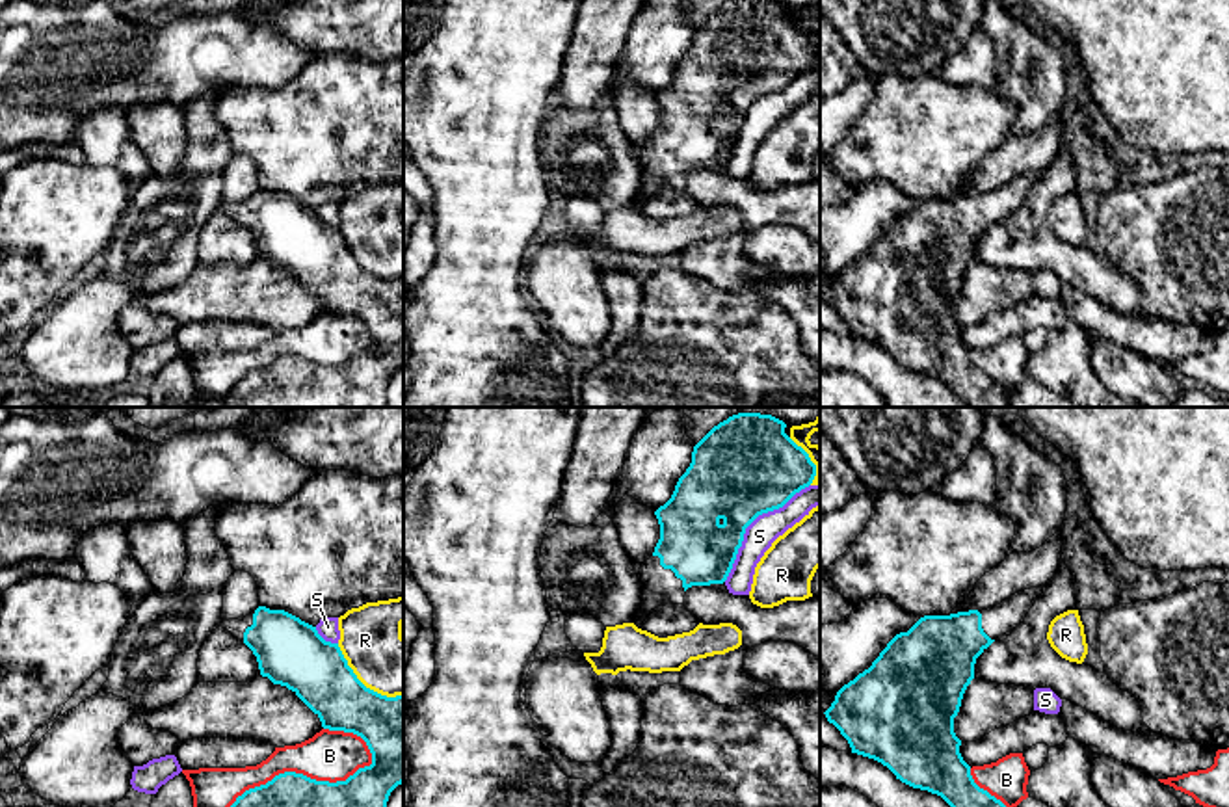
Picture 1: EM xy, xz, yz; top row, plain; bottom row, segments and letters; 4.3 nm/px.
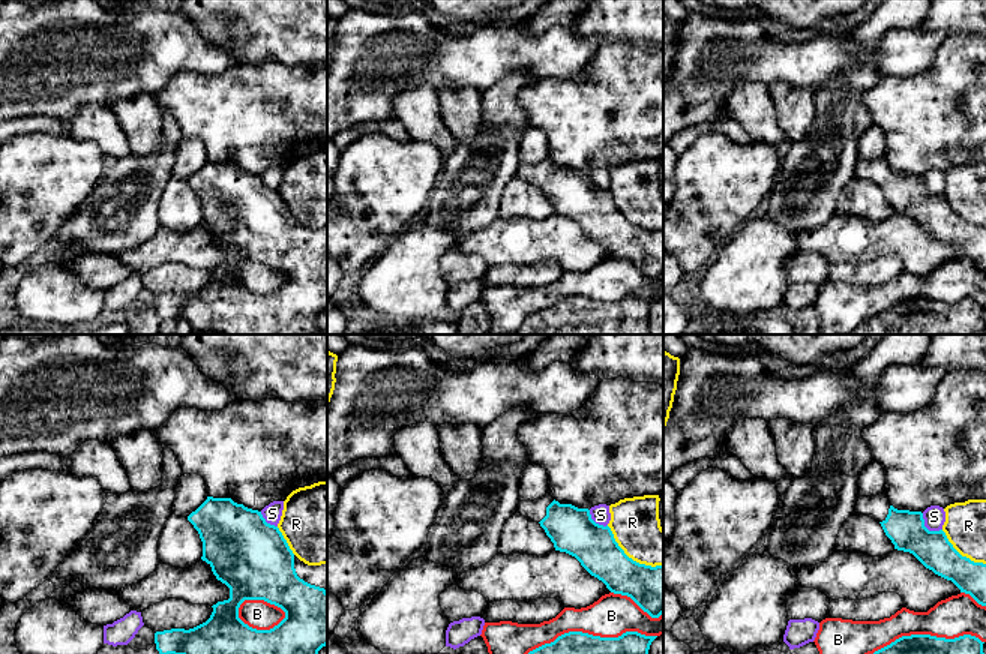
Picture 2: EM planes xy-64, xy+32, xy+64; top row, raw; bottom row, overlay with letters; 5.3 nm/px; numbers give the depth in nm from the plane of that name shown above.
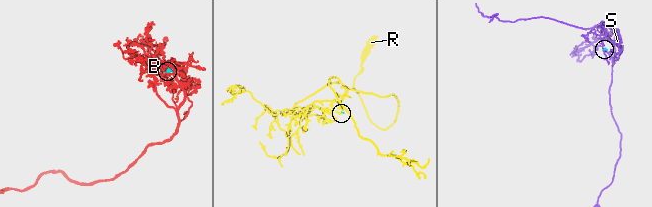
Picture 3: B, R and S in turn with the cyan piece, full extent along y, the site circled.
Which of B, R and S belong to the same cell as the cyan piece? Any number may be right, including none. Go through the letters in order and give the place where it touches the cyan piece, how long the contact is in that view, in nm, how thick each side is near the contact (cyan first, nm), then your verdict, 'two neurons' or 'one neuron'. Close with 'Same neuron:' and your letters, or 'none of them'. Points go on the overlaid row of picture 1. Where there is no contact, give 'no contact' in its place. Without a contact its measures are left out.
B: xy (303, 776) | 650 nm | 150/220 nm | two neurons
R: xy (361, 683) | 360 nm | 280/280 nm | two neurons
S: xz (752, 521) | 550 nm | 440/130 nm | two neurons
Same neuron: none of them

